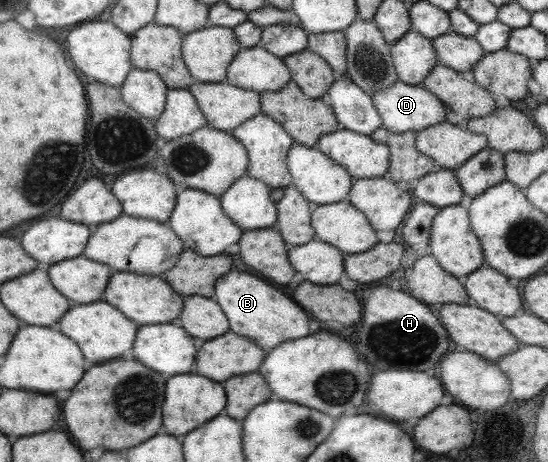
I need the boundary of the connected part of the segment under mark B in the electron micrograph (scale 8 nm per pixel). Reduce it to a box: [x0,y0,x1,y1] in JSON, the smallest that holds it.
[214,270,313,353]

